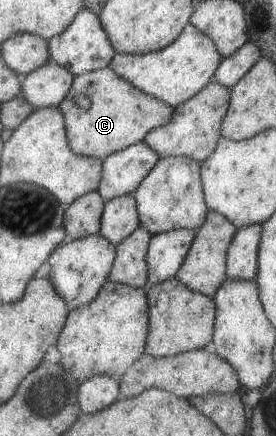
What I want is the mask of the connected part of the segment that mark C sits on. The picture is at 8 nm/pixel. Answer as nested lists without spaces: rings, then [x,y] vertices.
[[[109,66],[77,75],[59,109],[65,114],[72,150],[99,159],[142,141],[149,130],[164,126],[173,113],[170,105],[138,90],[138,87],[117,75]]]

